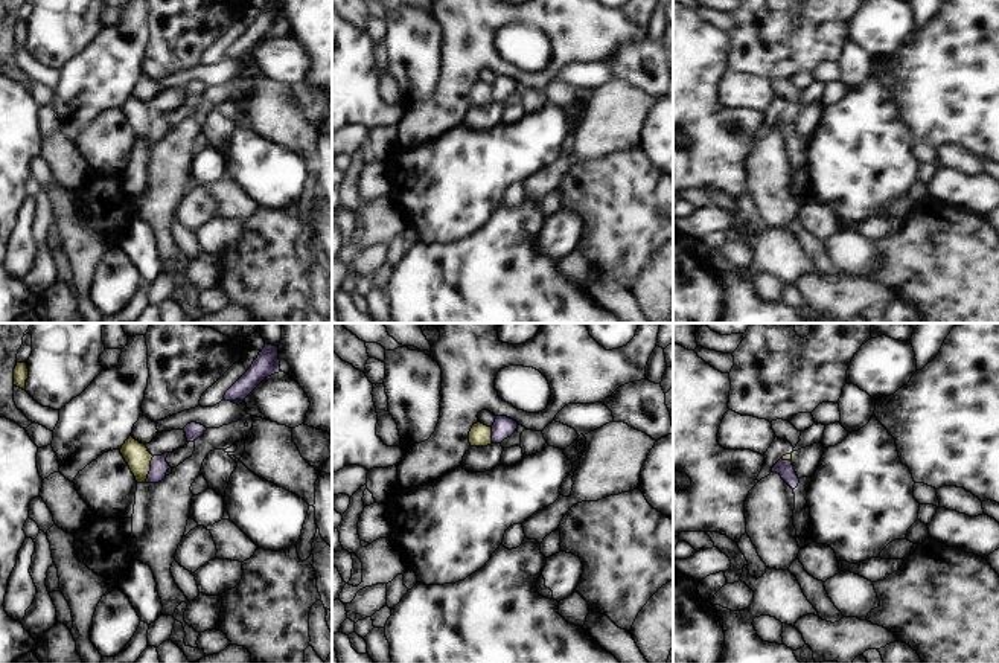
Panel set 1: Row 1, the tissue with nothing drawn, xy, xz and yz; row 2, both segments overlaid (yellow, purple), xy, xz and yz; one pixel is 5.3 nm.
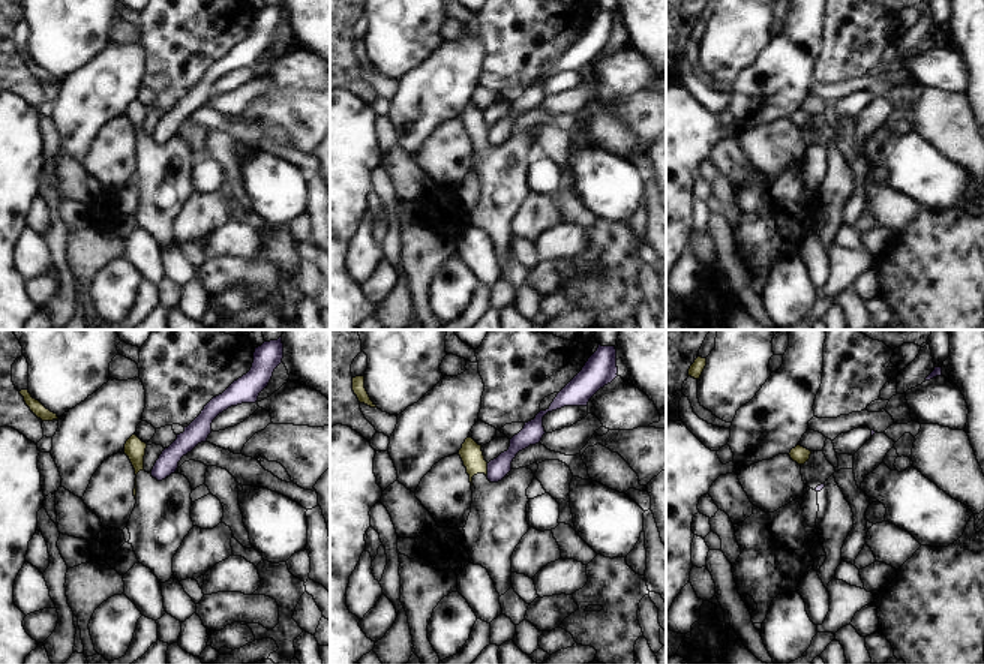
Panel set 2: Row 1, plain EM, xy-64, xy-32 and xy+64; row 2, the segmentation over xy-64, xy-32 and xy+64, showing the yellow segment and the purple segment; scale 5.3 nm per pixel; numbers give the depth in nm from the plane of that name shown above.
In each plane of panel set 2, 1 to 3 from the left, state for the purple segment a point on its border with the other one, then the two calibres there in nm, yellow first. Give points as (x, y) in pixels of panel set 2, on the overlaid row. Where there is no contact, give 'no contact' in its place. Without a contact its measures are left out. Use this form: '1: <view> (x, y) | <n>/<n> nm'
1: no contact
2: xy-32 (486, 469) | 120/110 nm
3: no contact

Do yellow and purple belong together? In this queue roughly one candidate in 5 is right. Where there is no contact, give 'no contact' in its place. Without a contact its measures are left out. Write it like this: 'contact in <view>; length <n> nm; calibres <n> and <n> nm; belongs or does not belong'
contact in xy; length 140 nm; calibres 140 and 100 nm; does not belong

